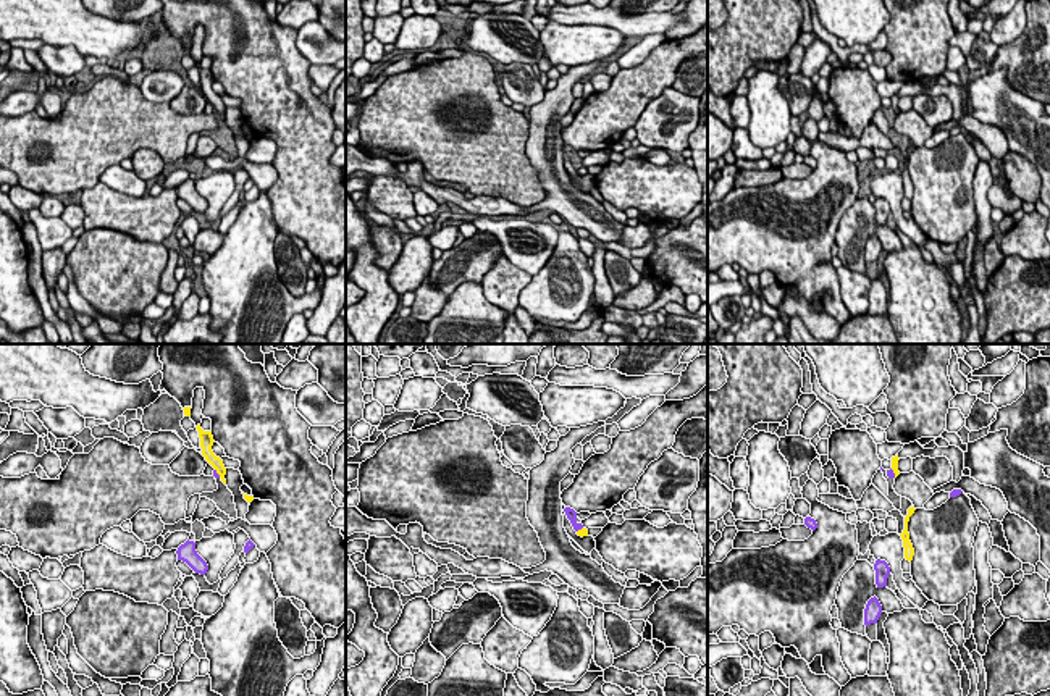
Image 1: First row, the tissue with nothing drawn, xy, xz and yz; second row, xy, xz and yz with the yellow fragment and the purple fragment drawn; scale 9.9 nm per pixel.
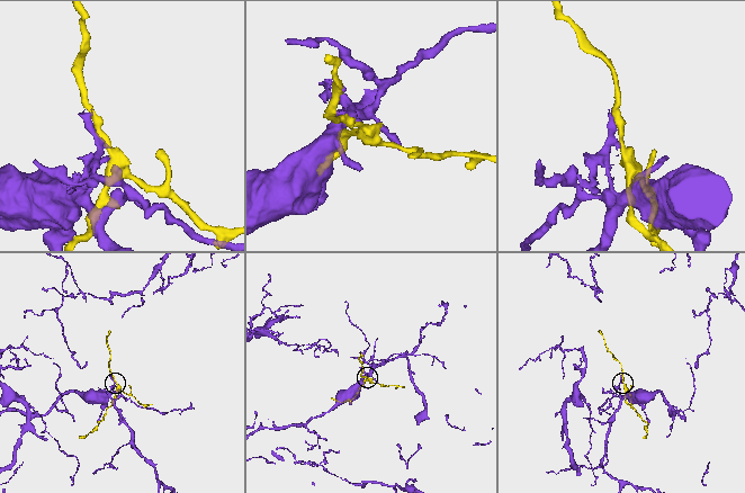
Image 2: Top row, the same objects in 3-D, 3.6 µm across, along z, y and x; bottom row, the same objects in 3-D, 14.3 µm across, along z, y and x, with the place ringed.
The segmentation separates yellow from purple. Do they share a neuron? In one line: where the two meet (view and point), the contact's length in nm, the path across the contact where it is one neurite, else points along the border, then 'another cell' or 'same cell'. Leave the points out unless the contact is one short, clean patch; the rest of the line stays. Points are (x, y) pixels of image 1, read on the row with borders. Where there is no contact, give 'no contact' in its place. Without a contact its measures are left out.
yz (894, 472) | 110 nm | another cell

